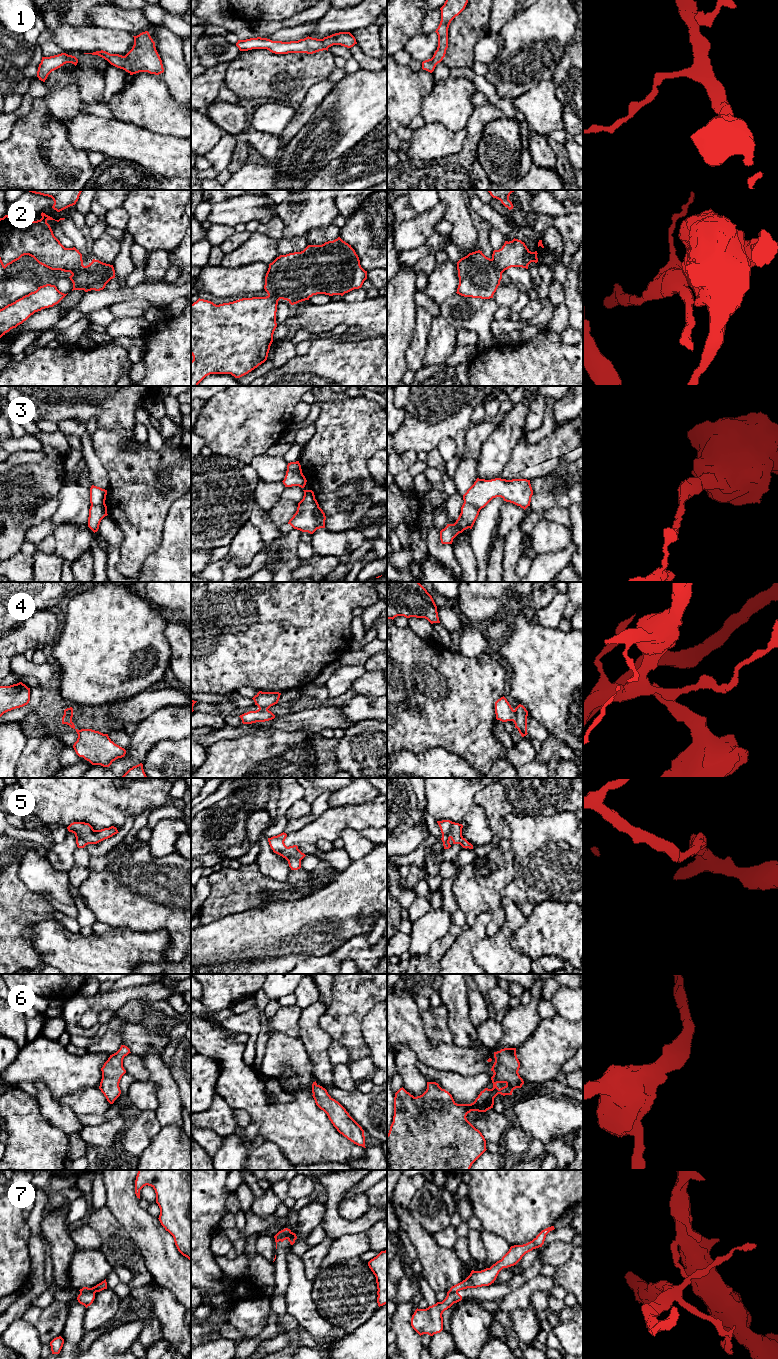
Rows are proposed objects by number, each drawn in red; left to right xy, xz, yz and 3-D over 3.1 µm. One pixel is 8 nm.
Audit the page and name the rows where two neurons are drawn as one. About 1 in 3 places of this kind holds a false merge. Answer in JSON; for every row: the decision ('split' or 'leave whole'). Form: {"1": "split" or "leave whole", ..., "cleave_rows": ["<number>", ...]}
{"1": "leave whole", "2": "leave whole", "3": "split", "4": "split", "5": "leave whole", "6": "leave whole", "7": "split", "cleave_rows": ["3", "4", "7"]}

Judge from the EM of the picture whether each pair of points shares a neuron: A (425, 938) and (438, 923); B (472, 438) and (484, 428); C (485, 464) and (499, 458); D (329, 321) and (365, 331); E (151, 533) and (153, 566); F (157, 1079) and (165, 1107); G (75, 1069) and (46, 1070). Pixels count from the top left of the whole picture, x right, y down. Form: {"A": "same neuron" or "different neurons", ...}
{"A": "same neuron", "B": "same neuron", "C": "same neuron", "D": "same neuron", "E": "different neurons", "F": "same neuron", "G": "same neuron"}

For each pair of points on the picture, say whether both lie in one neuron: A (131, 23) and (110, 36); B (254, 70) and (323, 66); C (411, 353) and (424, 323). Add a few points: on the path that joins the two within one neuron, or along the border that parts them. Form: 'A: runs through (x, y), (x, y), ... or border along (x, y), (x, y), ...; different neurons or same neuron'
A: border along (95, 25), (124, 30), (132, 36); different neurons
B: runs through (271, 70), (306, 69); same neuron
C: runs through (418, 346), (421, 330); same neuron

